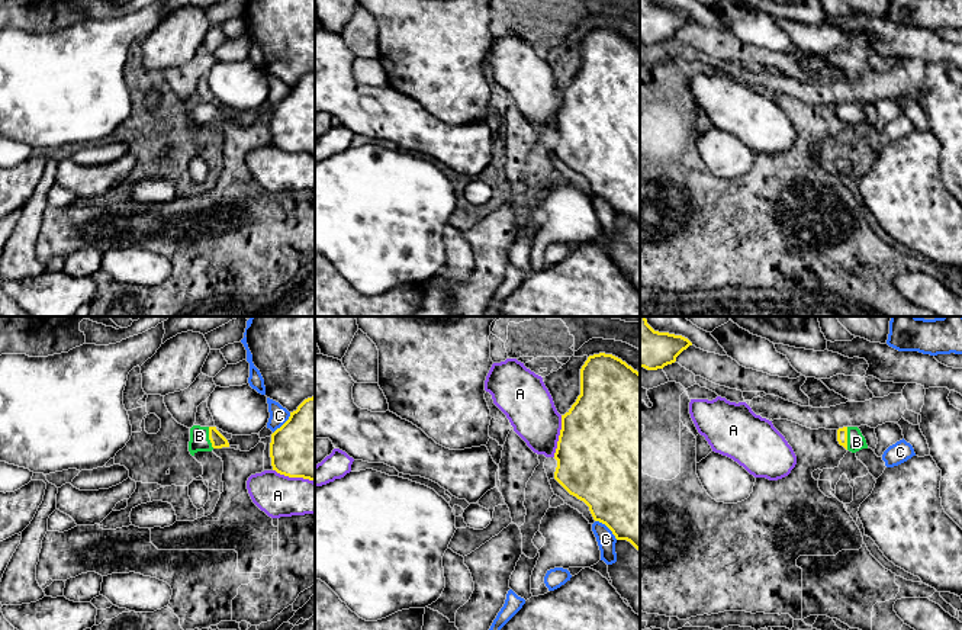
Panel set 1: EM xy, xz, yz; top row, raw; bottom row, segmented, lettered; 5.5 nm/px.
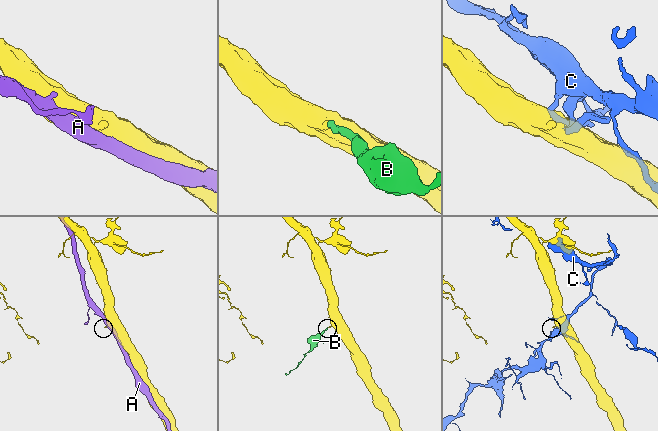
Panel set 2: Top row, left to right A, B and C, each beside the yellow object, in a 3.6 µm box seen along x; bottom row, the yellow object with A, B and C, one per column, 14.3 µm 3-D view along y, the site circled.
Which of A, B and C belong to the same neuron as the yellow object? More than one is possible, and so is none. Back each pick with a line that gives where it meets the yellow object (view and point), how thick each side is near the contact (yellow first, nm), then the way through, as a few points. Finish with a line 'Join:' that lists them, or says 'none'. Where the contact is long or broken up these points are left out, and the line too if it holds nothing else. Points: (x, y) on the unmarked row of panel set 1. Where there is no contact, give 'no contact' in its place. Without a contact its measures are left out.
B: yz (846, 113) | 60/100 nm | across yz (842, 108), (846, 113), (856, 116)
Join: B

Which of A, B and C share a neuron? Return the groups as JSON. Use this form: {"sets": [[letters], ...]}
{"sets": [["A"], ["B"], ["C"]]}

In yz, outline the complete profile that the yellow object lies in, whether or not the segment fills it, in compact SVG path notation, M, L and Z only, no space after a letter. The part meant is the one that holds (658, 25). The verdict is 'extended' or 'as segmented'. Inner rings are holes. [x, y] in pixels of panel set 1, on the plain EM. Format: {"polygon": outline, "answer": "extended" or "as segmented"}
{"polygon": "M640 0L640 42L647 45L663 44L676 36L676 32L692 17L669 7L654 6L650 0Z", "answer": "as segmented"}

